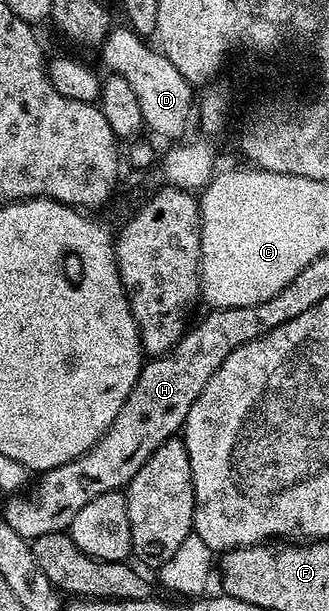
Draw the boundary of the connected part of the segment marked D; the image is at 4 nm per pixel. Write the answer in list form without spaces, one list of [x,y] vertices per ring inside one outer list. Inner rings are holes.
[[[113,28],[102,42],[104,65],[109,74],[126,79],[126,83],[130,83],[134,96],[142,107],[142,119],[149,134],[152,132],[160,137],[183,138],[187,134],[184,132],[188,129],[188,120],[191,117],[193,120],[194,117],[194,87],[163,52],[155,48],[152,50],[148,44],[145,38],[139,37],[132,29]]]

